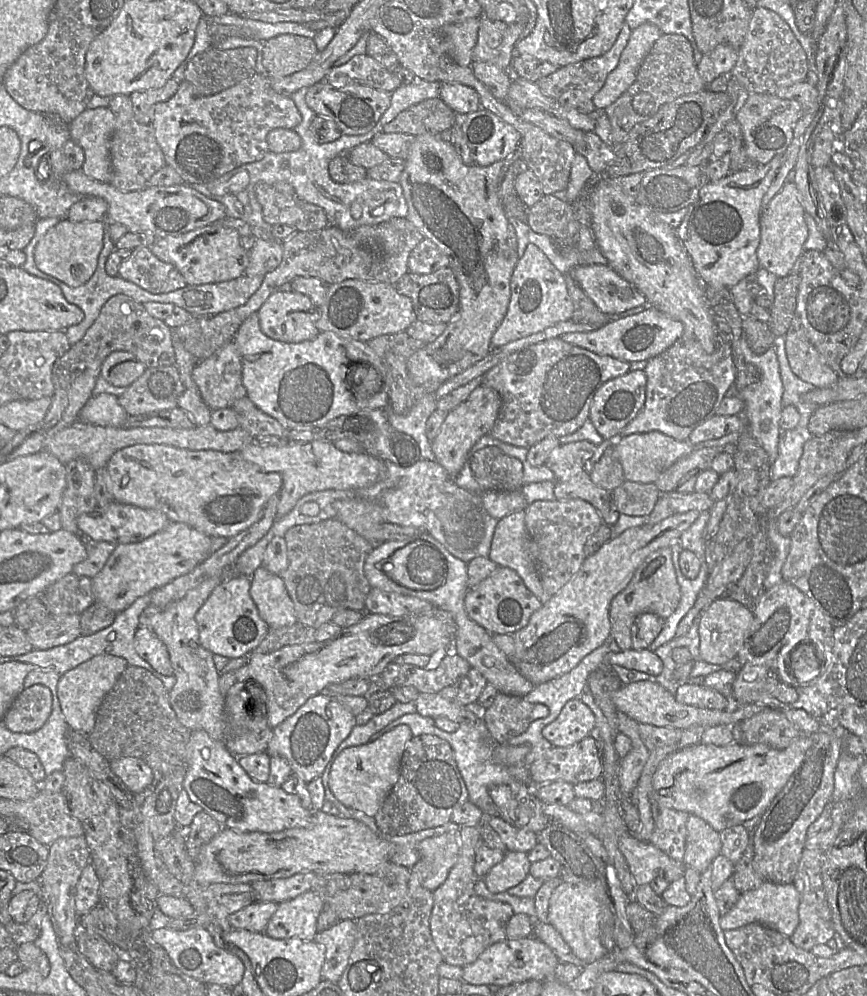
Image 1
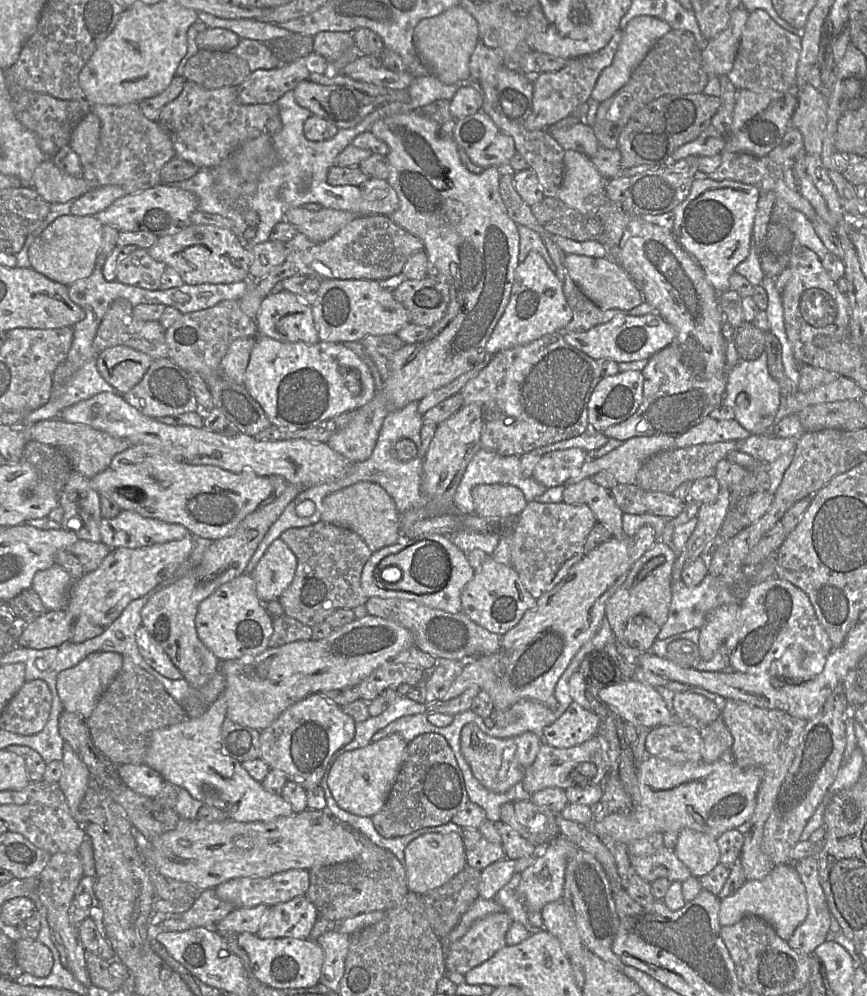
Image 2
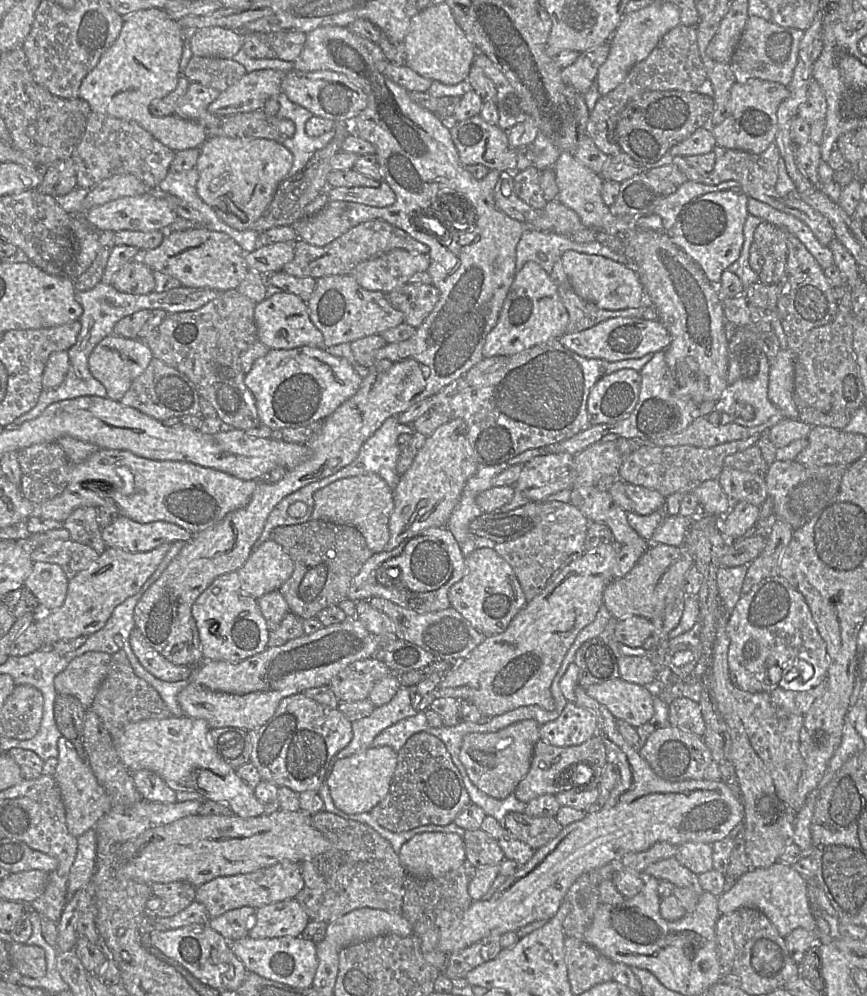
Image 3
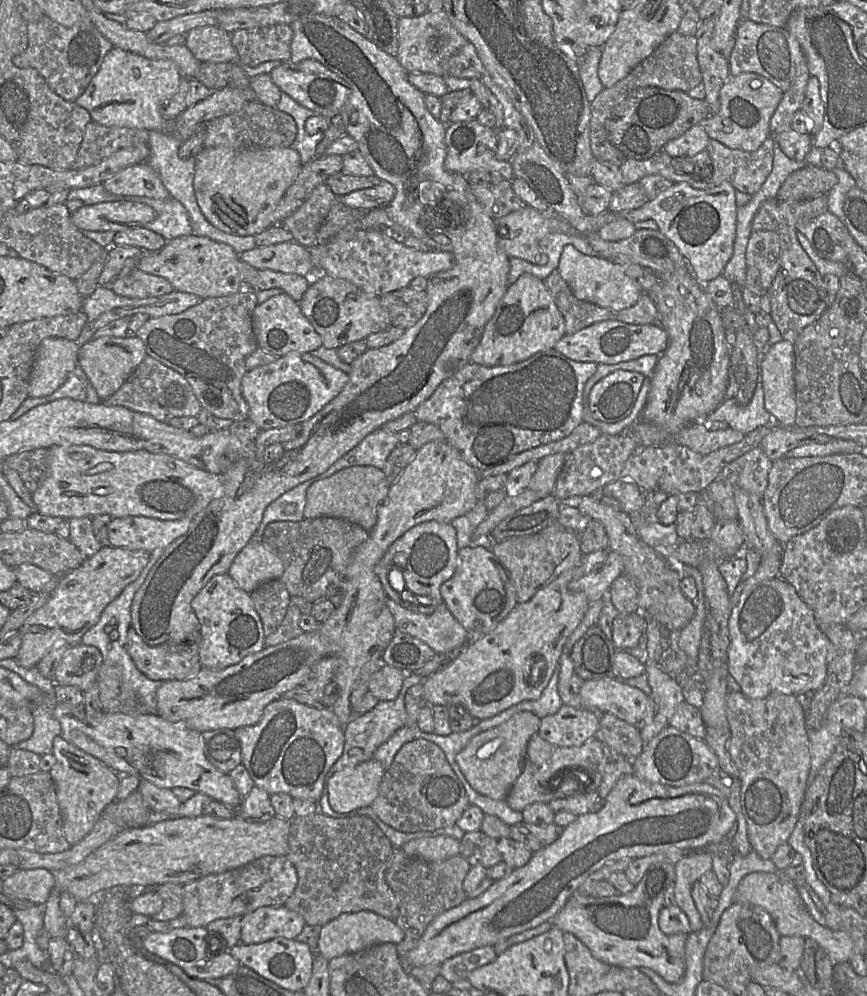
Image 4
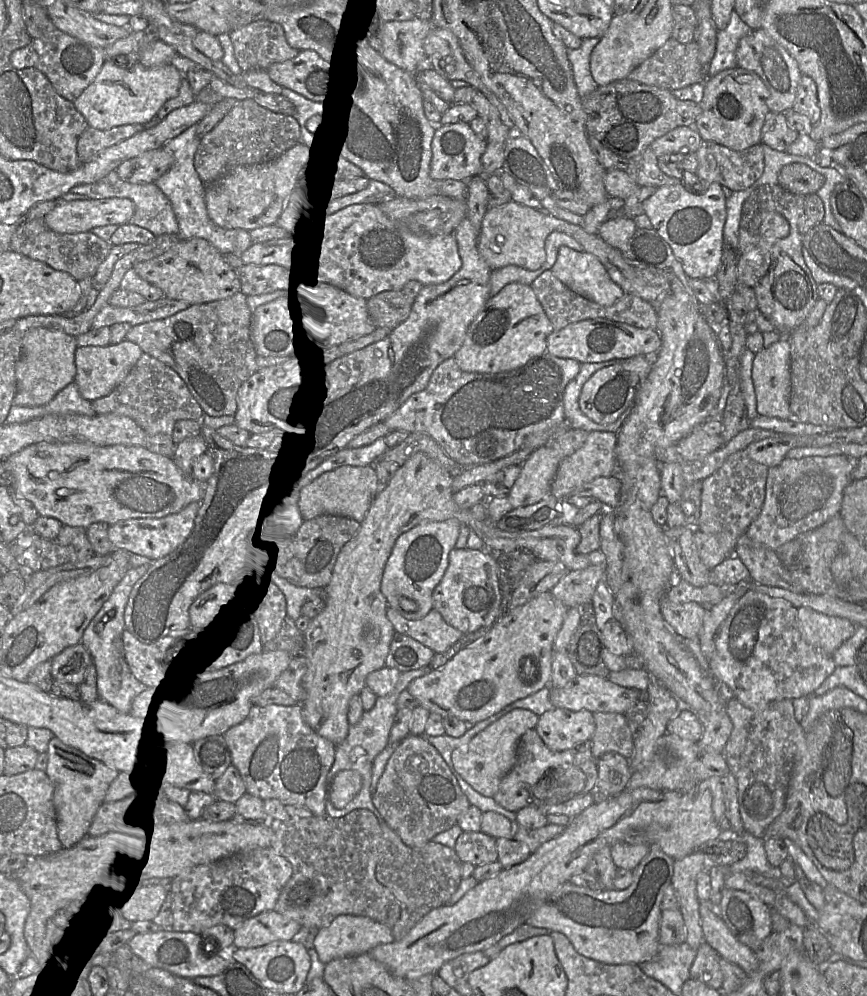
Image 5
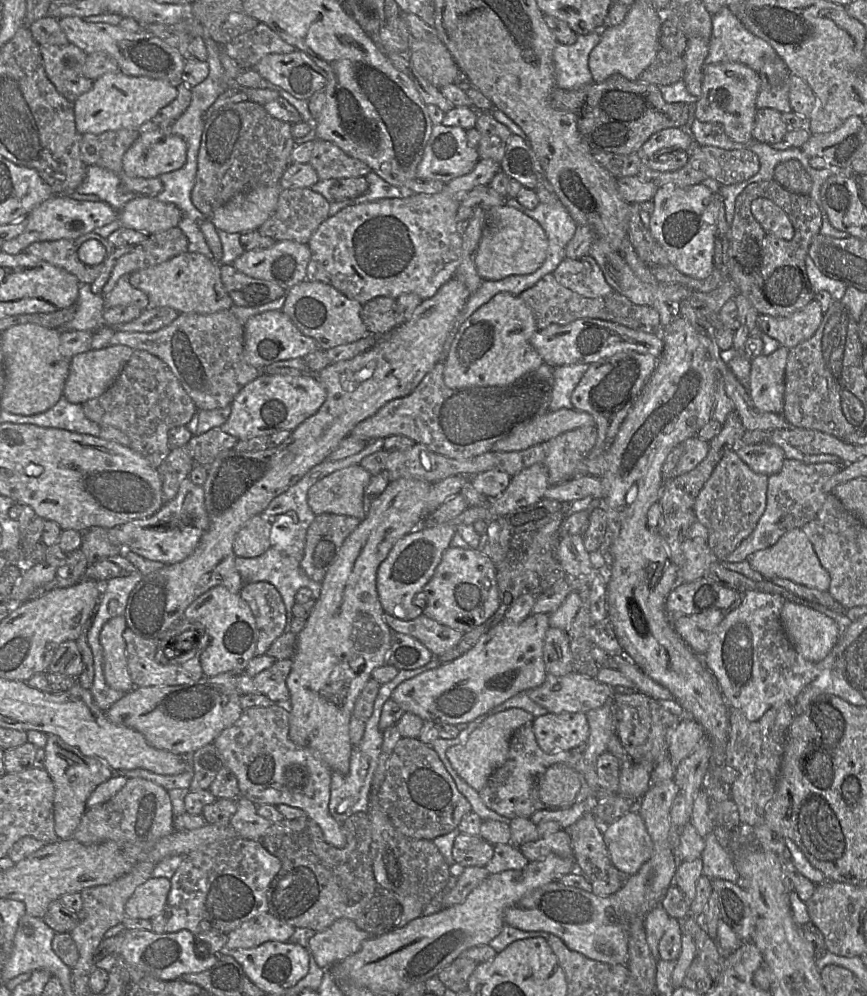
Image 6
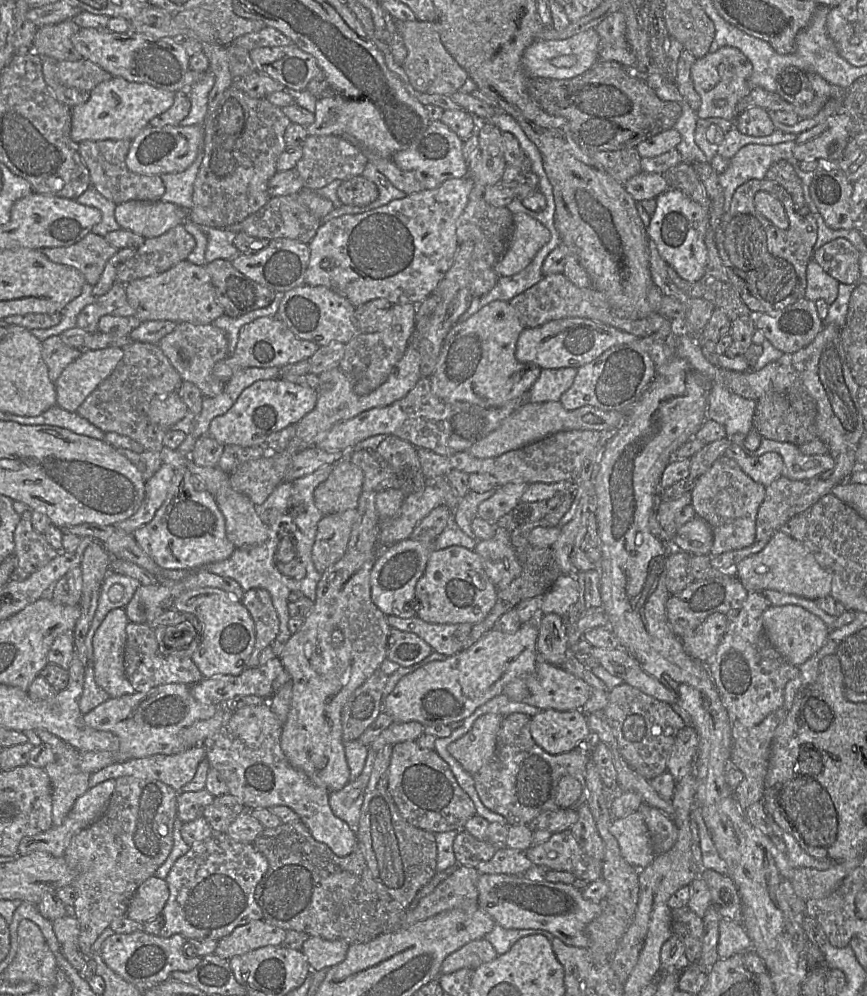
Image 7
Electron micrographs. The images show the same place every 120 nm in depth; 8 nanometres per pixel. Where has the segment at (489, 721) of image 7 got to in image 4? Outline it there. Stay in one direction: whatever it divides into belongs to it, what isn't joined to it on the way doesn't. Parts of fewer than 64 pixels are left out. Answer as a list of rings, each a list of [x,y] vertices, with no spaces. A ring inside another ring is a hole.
[[[522,711],[504,723],[474,736],[456,755],[456,761],[470,786],[494,800],[506,800],[509,790],[522,772],[528,741],[539,727],[540,718],[537,715]]]

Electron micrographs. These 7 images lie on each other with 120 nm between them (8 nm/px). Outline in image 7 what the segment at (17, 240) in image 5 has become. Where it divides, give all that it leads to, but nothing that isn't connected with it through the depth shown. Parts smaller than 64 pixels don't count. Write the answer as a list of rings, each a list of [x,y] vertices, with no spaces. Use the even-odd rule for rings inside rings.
[[[93,232],[71,246],[42,249],[50,261],[80,271],[86,283],[92,286],[98,283],[107,262],[118,251],[119,249],[110,245],[104,237]]]

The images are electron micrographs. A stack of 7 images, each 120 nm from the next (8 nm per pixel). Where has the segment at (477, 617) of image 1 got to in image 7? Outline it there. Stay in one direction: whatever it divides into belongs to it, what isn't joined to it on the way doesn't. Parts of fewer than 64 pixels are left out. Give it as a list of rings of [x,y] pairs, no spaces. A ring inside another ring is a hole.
[[[449,546],[443,549],[433,549],[429,555],[423,575],[419,578],[415,585],[415,601],[411,606],[416,609],[416,616],[428,623],[470,623],[476,624],[482,621],[490,610],[493,608],[496,602],[497,589],[486,574],[481,557],[474,551],[469,550],[463,546]]]

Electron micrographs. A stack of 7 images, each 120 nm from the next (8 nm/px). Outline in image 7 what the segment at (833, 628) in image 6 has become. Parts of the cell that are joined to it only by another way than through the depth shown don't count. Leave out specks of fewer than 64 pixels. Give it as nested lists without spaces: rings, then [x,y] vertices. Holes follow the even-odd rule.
[[[770,606],[762,615],[765,634],[775,650],[790,664],[799,667],[826,642],[829,627],[818,616],[801,606]]]

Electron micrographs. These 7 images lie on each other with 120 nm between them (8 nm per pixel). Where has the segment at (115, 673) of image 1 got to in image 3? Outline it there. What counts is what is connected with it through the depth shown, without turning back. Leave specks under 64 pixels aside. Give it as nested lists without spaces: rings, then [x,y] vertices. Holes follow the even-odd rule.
[[[88,651],[74,658],[54,678],[57,694],[74,696],[88,709],[107,675],[110,661],[110,654],[97,651]]]

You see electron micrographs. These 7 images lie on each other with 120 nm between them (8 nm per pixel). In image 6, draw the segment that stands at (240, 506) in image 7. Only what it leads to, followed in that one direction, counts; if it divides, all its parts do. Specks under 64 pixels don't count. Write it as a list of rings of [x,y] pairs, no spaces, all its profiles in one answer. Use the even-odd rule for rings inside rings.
[[[263,513],[253,516],[235,536],[233,551],[237,557],[252,558],[263,554],[270,546],[272,523]]]

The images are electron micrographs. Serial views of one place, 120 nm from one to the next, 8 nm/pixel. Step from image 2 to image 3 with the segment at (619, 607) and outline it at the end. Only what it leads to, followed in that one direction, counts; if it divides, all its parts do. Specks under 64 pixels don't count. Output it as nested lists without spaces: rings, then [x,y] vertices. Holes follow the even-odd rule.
[[[650,543],[634,567],[623,577],[613,579],[603,591],[603,604],[611,616],[621,619],[642,616],[651,620],[654,613],[654,590],[661,576],[680,557],[680,547],[662,543]]]

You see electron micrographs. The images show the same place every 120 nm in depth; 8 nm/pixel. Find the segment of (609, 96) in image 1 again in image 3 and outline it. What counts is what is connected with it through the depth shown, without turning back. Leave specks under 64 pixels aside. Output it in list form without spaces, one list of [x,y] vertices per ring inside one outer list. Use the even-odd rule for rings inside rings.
[[[654,1],[640,10],[625,14],[609,39],[610,51],[597,73],[598,91],[604,96],[624,81],[631,68],[649,56],[660,39],[680,24],[677,6],[668,1]]]

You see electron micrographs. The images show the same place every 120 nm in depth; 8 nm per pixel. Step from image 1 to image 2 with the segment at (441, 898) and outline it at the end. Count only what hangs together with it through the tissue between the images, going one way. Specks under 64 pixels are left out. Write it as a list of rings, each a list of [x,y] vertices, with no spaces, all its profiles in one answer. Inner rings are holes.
[[[506,911],[490,914],[474,923],[467,933],[453,943],[445,958],[446,972],[464,976],[490,959],[506,944],[506,934],[513,923]]]

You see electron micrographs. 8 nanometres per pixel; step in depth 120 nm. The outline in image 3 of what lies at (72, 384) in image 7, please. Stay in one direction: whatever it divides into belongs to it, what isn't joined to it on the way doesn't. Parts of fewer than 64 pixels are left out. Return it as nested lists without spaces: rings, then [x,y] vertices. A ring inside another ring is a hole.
[[[109,335],[95,346],[89,356],[88,366],[92,375],[106,388],[107,397],[119,401],[132,382],[146,370],[153,357],[151,349],[143,340]]]

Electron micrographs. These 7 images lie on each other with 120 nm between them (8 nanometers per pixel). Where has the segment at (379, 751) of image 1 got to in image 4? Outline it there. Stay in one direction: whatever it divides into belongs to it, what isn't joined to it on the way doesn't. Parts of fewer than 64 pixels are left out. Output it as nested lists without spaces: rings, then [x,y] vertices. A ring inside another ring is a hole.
[[[374,758],[336,772],[328,781],[331,808],[337,813],[346,813],[370,806],[378,796],[385,772]]]

